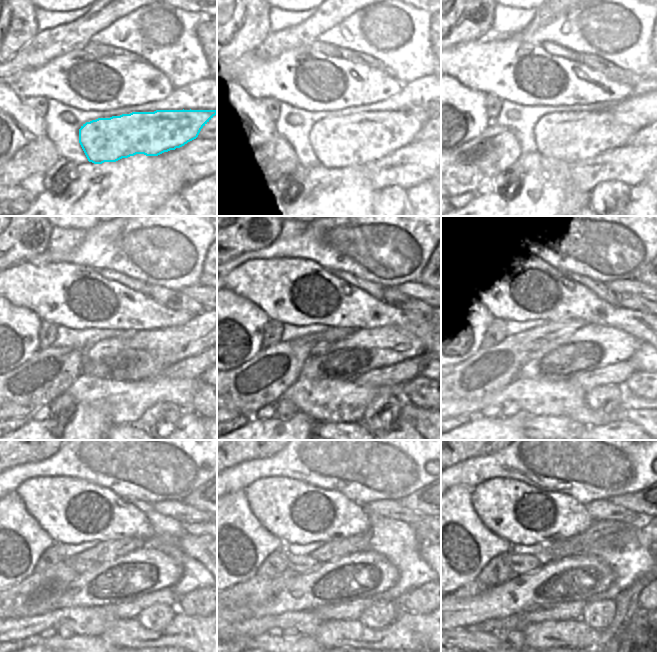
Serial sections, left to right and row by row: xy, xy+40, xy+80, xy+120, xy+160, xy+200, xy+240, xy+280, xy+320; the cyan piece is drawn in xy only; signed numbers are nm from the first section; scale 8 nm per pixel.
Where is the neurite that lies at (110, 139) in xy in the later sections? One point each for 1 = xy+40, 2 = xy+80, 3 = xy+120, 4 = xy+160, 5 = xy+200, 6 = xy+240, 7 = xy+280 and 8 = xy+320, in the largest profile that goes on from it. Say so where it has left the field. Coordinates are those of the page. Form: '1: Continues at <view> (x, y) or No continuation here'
1: Continues at xy+40 (355, 139)
2: Continues at xy+80 (568, 136)
3: Continues at xy+120 (127, 364)
4: Continues at xy+160 (321, 347)
5: Continues at xy+200 (536, 344)
6: Continues at xy+240 (80, 566)
7: Continues at xy+280 (302, 564)
8: Continues at xy+320 (519, 563)

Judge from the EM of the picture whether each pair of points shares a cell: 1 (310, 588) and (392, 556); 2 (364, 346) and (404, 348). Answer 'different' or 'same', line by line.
1: different
2: same

